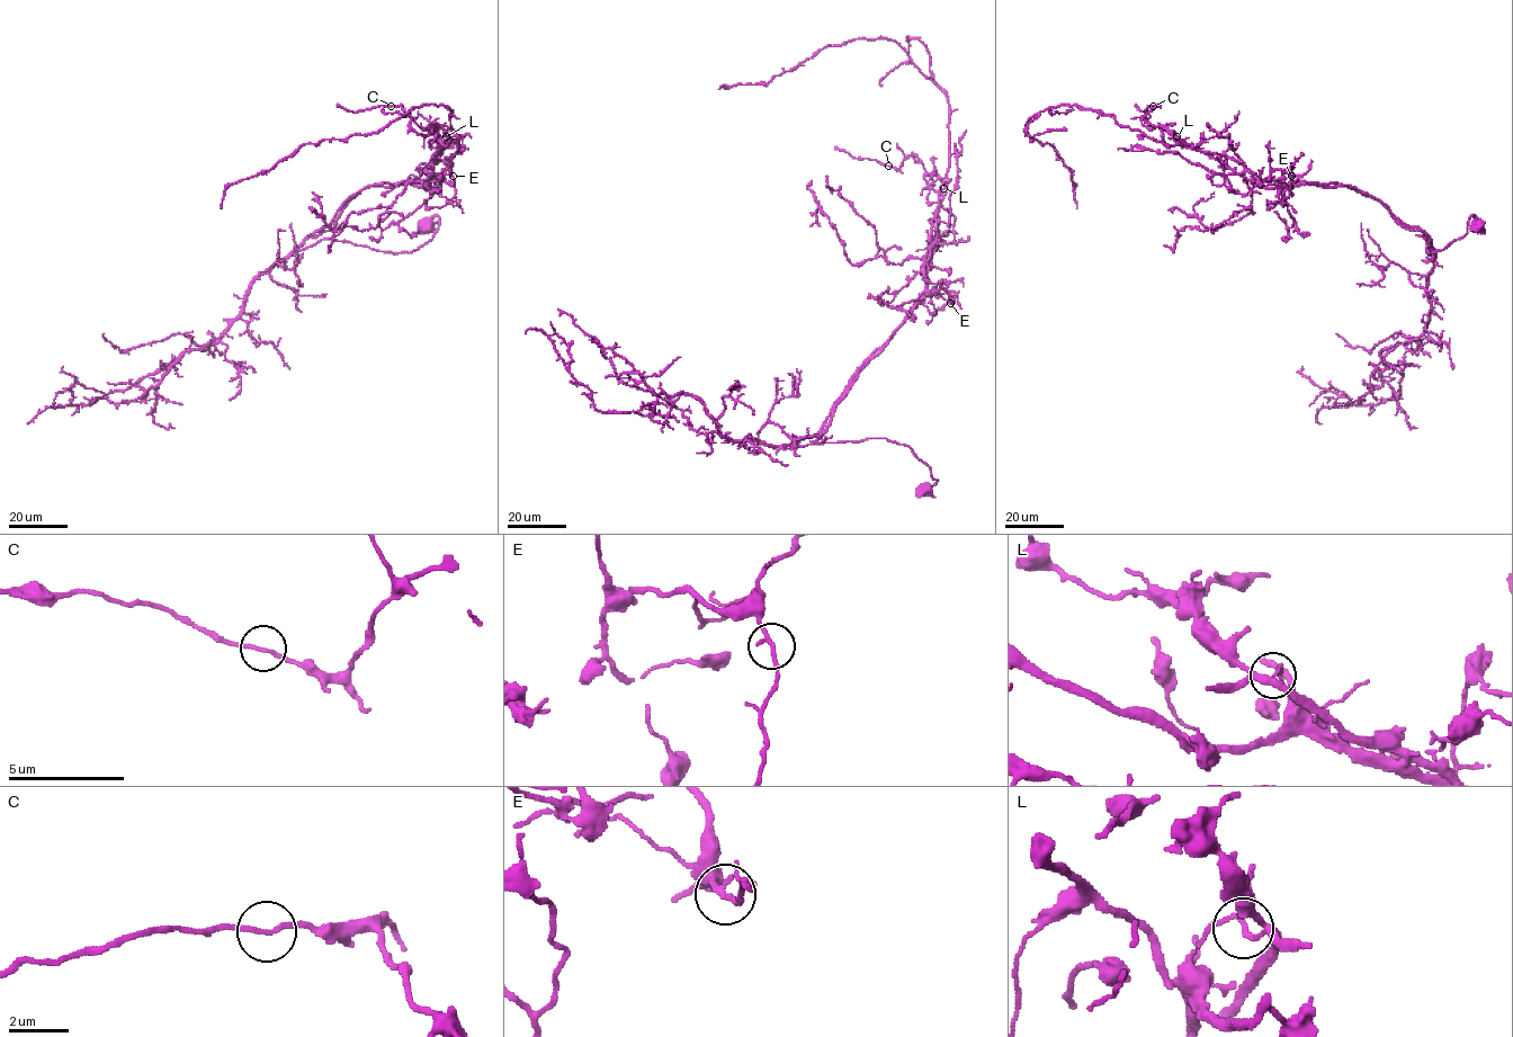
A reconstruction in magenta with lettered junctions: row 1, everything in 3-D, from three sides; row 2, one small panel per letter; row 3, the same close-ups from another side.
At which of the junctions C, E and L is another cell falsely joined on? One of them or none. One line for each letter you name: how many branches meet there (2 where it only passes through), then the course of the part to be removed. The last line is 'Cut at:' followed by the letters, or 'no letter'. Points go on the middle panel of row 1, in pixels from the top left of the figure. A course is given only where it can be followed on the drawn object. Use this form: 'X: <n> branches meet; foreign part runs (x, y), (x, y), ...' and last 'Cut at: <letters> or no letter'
L: 2 branches meet; foreign part runs (943, 188), (937, 214), (938, 248), (925, 267), (927, 291), (887, 343), (859, 372), (827, 428), (811, 441)
Cut at: L

